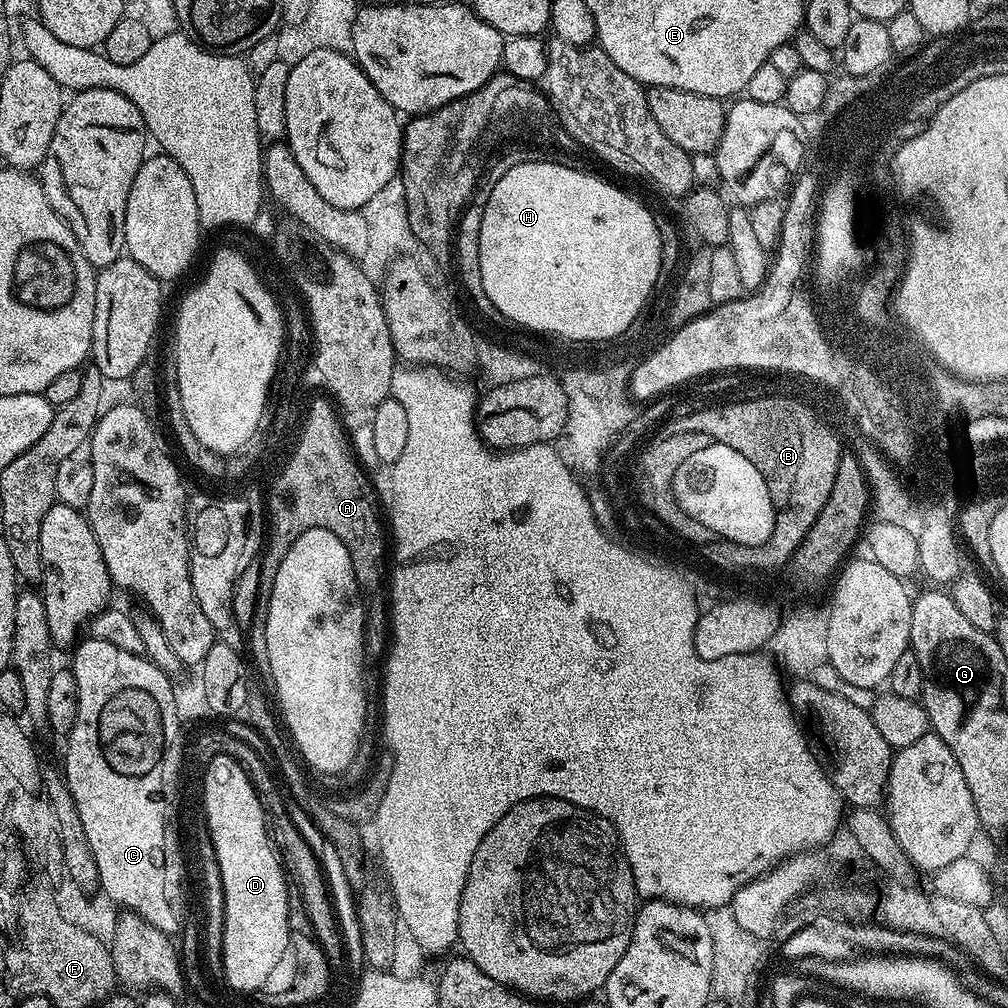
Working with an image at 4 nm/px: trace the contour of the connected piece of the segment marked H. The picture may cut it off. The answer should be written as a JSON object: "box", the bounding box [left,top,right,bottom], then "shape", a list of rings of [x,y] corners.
{"box":[482,162,661,338],"shape":[[[519,162],[506,169],[505,173],[498,177],[495,181],[497,183],[492,188],[492,193],[488,196],[488,201],[483,201],[482,207],[484,213],[482,214],[482,230],[484,233],[484,284],[486,285],[486,300],[489,304],[499,304],[500,309],[504,313],[510,314],[518,322],[530,322],[536,328],[554,328],[557,336],[566,335],[571,338],[573,335],[585,337],[599,337],[606,334],[611,335],[612,332],[620,332],[620,328],[628,325],[628,320],[632,320],[632,316],[636,316],[636,308],[640,308],[640,300],[644,300],[644,292],[648,292],[651,285],[652,276],[656,276],[656,233],[659,232],[661,225],[656,222],[655,218],[639,204],[632,196],[627,196],[620,188],[615,188],[612,184],[607,184],[604,180],[599,180],[596,176],[591,176],[588,172],[579,172],[576,166],[569,166],[561,162],[543,162],[544,164],[525,164]]]}

